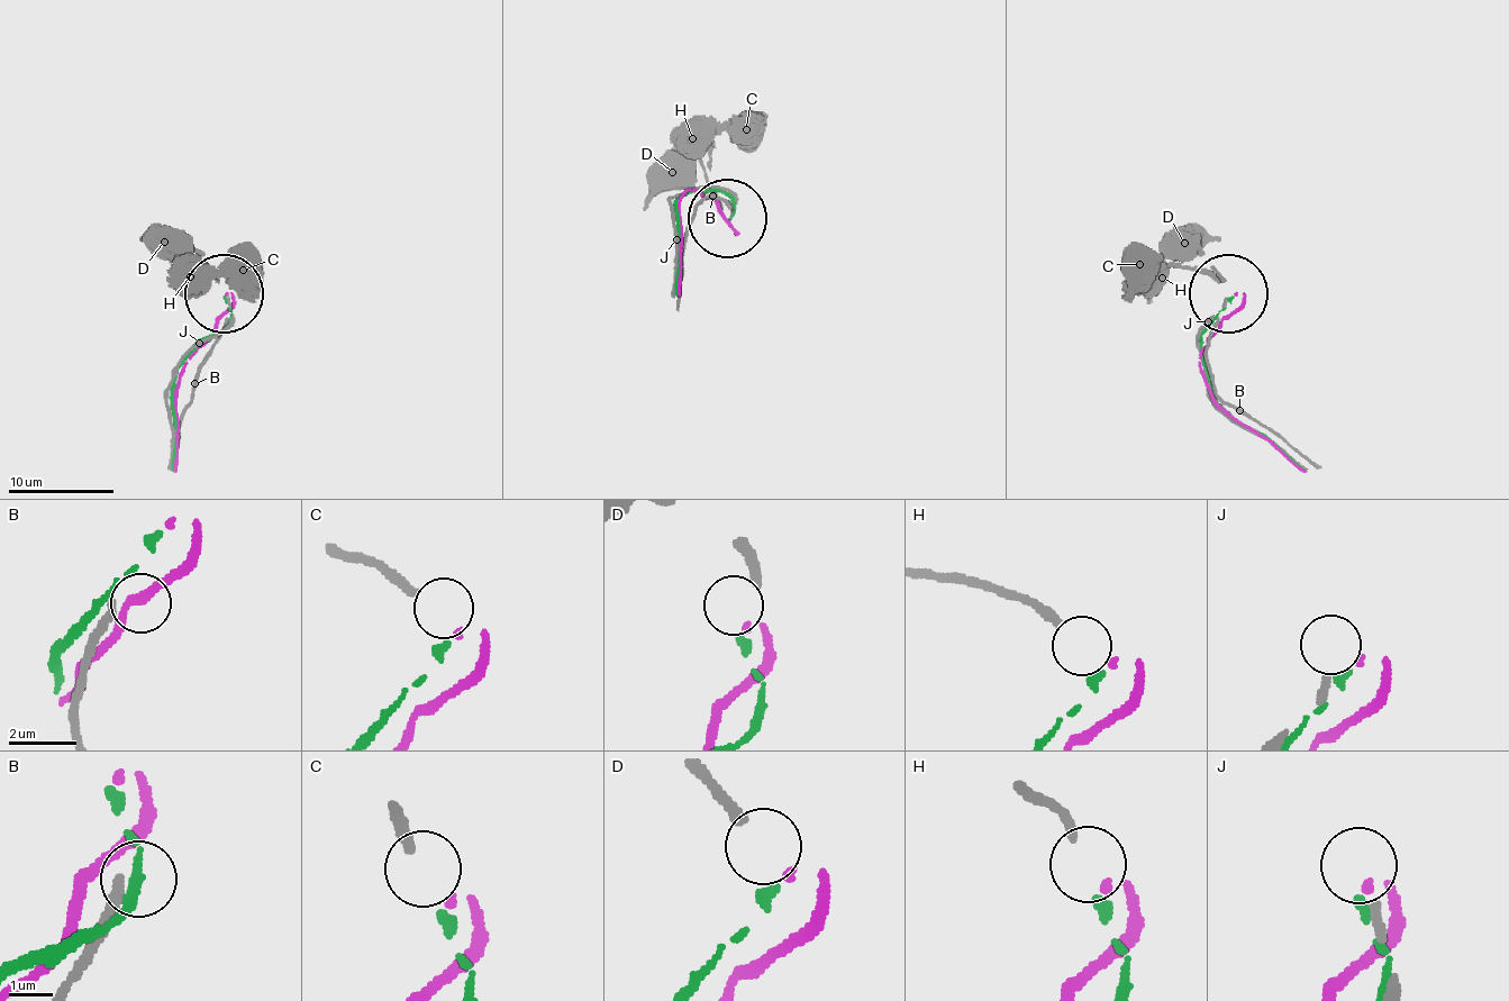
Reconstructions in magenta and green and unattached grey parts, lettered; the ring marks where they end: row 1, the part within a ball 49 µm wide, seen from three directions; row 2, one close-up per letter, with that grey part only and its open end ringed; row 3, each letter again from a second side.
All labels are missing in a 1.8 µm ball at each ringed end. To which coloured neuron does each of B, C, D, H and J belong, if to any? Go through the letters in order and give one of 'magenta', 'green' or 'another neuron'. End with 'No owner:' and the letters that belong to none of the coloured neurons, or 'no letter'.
B: another neuron
C: another neuron
D: magenta
H: green
J: another neuron
No owner: B, C, J

